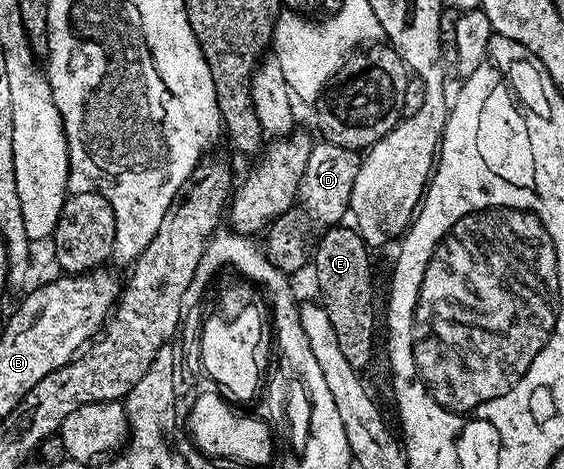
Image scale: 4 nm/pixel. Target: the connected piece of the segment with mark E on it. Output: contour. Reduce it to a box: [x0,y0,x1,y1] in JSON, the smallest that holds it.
[313,226,375,370]

